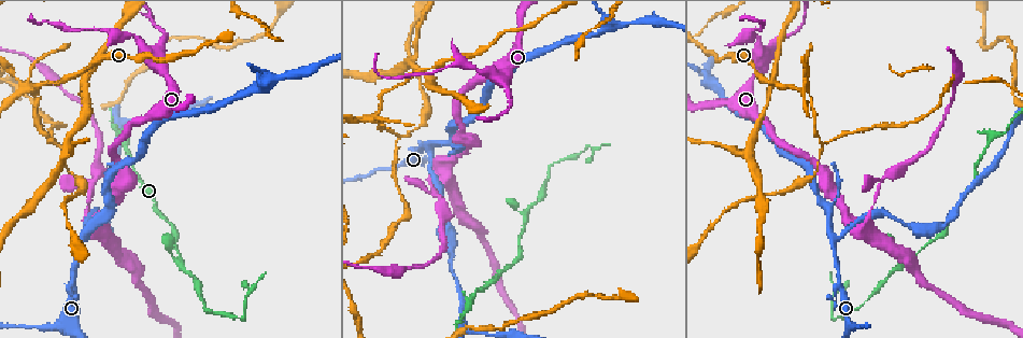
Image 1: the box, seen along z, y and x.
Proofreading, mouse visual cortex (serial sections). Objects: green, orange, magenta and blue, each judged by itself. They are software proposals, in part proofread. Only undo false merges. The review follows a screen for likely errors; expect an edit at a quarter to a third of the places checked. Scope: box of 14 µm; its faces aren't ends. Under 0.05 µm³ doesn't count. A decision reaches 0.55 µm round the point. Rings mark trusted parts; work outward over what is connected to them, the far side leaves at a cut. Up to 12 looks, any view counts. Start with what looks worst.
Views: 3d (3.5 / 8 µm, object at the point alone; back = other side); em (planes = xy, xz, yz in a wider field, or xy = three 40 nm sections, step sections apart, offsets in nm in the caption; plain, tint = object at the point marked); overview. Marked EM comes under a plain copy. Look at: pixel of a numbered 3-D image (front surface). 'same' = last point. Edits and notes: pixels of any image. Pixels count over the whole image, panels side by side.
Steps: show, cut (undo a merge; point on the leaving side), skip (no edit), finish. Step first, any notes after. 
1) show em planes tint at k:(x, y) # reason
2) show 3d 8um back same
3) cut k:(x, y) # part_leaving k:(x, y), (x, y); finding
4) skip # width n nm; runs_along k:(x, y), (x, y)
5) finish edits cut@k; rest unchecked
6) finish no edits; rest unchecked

show 3d 3.5um at 1:(805, 87) # four or more arms meet

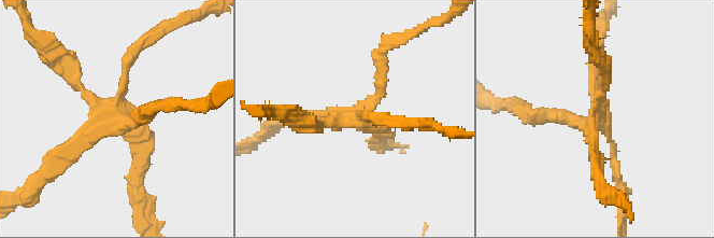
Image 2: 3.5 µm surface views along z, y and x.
show em xy step 2 tint at 2:(118, 119)

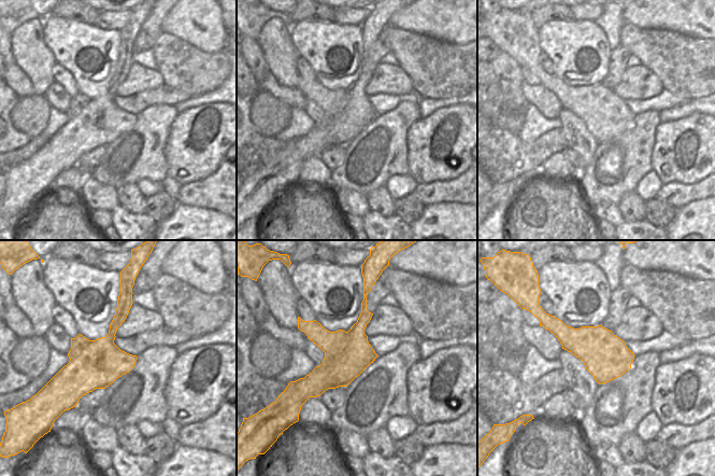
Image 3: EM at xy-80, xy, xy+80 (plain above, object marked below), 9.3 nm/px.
cut 2:(151, 145) # part_leaving 2:(360, 118), (389, 135), (380, 143); a second cell is stuck on

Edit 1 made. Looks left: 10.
show overview # see it whole again

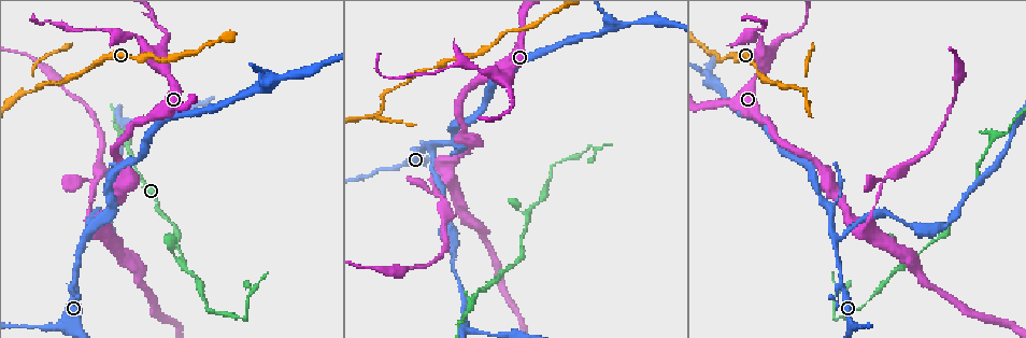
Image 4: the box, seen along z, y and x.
show 3d 3.5um at 4:(463, 63) # a narrow waist

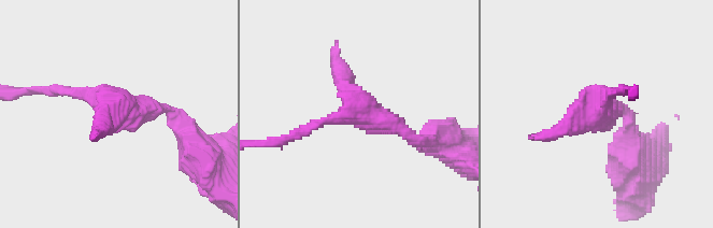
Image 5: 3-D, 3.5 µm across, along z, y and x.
show em planes tint at 5:(114, 105)

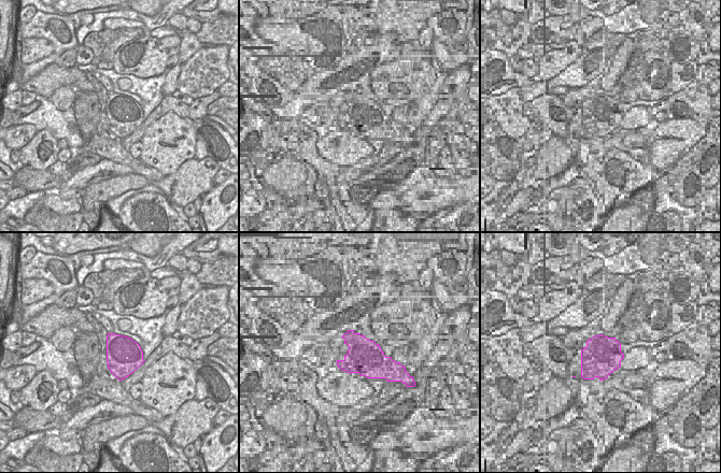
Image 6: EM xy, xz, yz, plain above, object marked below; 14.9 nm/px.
show em xy step 1 tint same

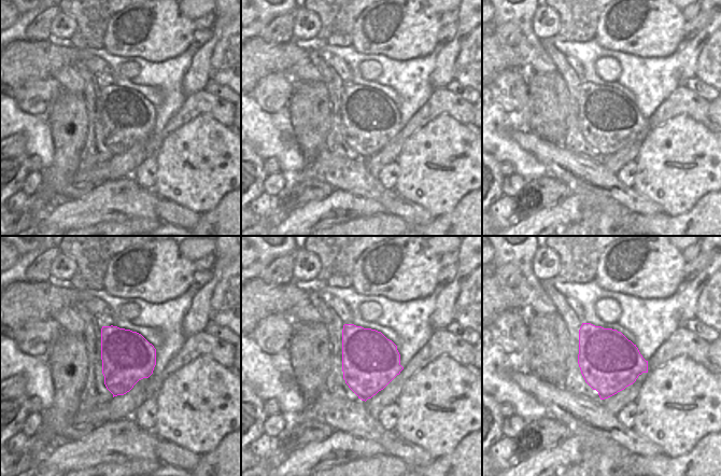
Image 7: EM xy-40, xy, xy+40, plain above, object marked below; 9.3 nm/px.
skip # runs_along 5:(176, 116), (51, 89); continuous, no second cell

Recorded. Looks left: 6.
show 3d 3.5um back at 4:(431, 145) # three arms meet

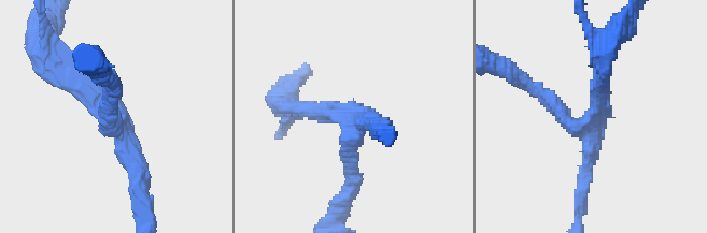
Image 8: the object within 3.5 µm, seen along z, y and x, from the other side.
show em xy step 5 tint at 8:(593, 124) # arms 3; arm_widths 200, 200, 300 nm; shape alone is not enough

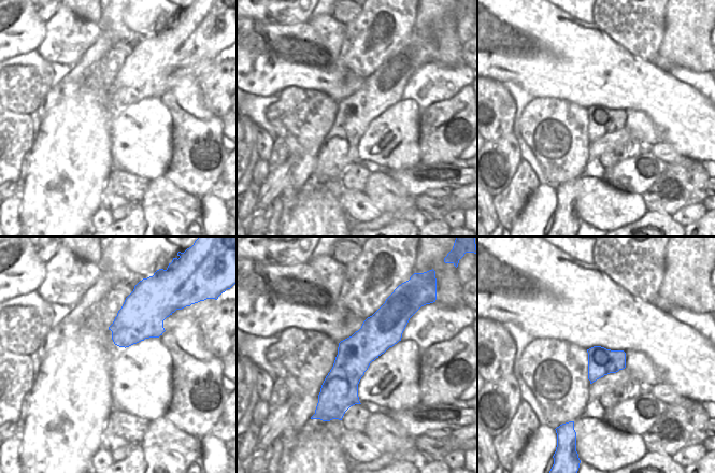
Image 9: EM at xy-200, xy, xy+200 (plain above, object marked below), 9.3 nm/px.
skip # runs_along 9:(390, 312), (324, 402); all the same cell

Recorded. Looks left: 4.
show 3d 3.5um at 4:(904, 266) # a fork

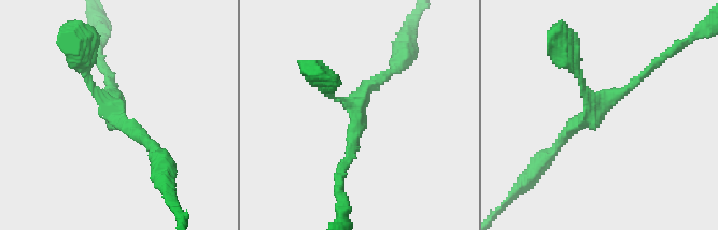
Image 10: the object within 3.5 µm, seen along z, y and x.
show em xy step 5 tint at 10:(595, 100)

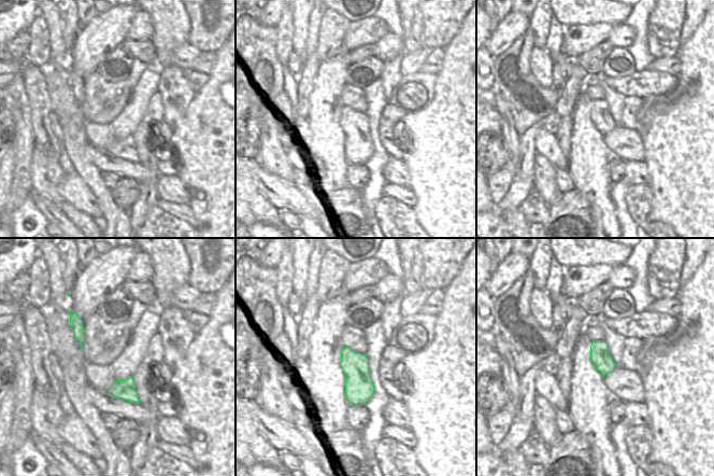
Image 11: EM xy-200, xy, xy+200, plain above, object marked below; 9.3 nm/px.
skip # arm_widths 150, 150, 200 nm; runs_along 10:(652, 63), (625, 90), (597, 100), (559, 143); one cell here

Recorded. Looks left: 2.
show 3d 3.5um back at 4:(245, 318) # abrupt turn

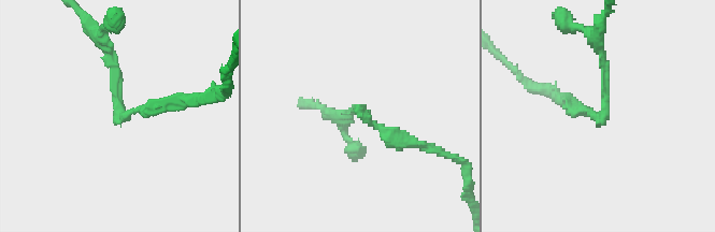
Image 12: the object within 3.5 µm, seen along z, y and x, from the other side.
show em xy step 3 tint at 12:(358, 110) # arm_widths 150, 200 nm

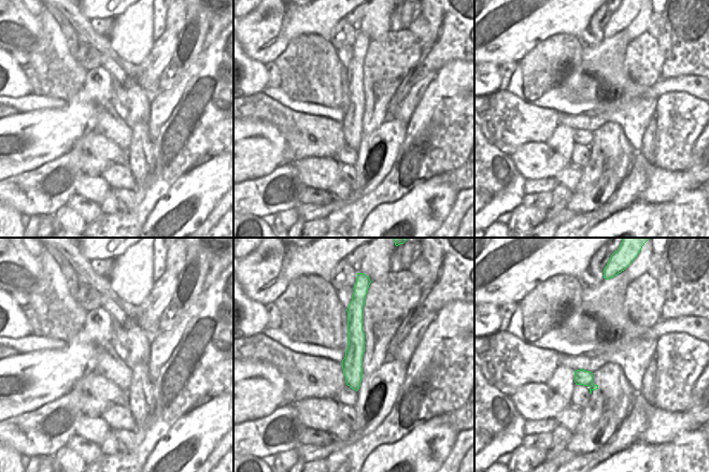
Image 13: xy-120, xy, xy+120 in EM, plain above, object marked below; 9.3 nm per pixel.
cut 12:(604, 77) # part_leaving 12:(602, 116), (604, 60), (574, 27); a second cell is stuck on

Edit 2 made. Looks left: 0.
finish edits cut@2, cut@12; rest unchecked

